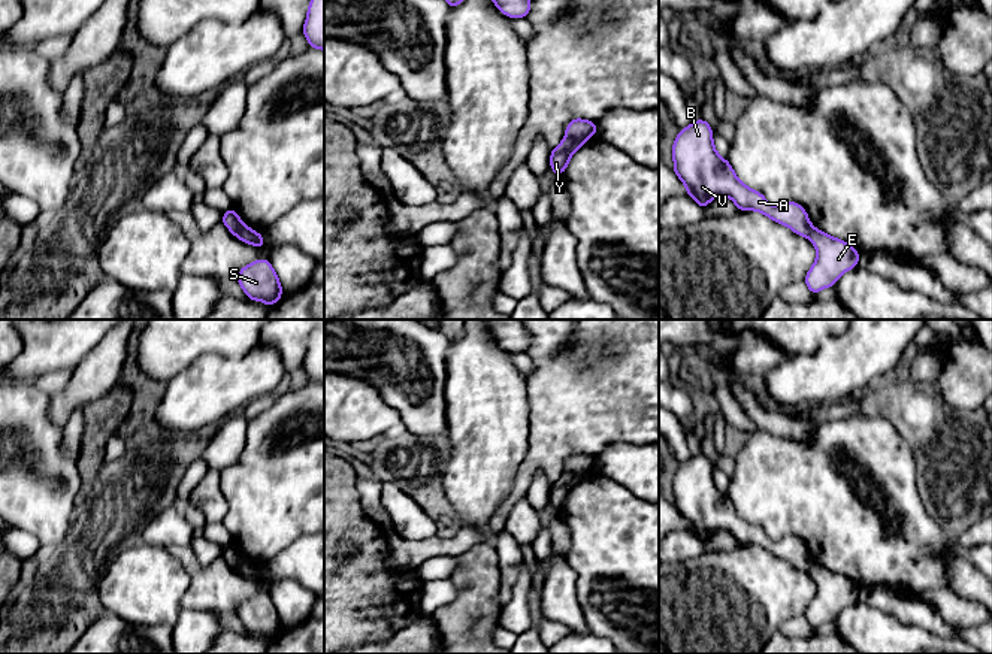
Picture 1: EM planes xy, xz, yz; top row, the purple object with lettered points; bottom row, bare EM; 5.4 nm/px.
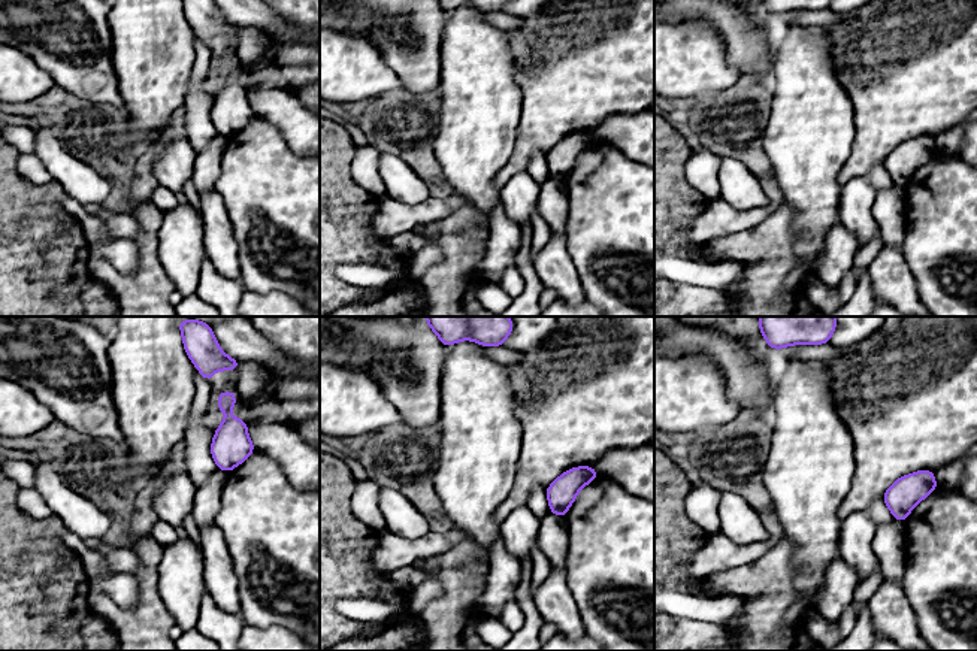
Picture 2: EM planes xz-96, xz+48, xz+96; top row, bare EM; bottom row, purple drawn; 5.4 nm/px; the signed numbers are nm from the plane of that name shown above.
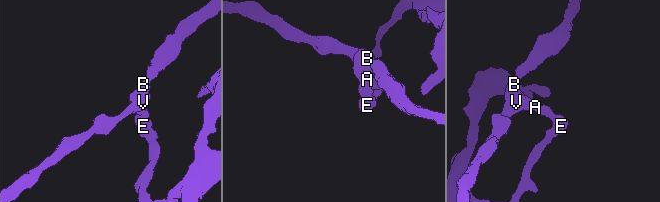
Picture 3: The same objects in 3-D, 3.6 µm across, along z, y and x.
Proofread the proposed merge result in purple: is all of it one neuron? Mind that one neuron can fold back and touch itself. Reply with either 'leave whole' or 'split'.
split

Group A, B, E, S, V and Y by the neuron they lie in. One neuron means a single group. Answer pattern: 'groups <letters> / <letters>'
groups A B V / E S Y

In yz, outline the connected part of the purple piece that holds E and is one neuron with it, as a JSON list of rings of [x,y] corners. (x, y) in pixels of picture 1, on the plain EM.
[[[813,563],[808,573],[817,584],[817,593],[804,617],[816,630],[826,621],[835,620],[838,612],[859,599],[859,587],[852,579]]]

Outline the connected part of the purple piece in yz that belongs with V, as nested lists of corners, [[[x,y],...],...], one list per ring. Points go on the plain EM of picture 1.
[[[702,452],[678,466],[674,479],[672,505],[686,520],[686,527],[702,542],[717,530],[734,535],[738,545],[759,545],[769,554],[787,560],[799,570],[811,567],[813,560],[805,544],[796,536],[778,542],[768,538],[762,527],[744,520],[728,494],[722,493],[713,478],[713,464]]]

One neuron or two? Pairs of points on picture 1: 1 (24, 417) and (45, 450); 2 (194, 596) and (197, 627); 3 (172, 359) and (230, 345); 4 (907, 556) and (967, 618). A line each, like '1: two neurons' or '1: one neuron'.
1: one neuron
2: two neurons
3: one neuron
4: two neurons

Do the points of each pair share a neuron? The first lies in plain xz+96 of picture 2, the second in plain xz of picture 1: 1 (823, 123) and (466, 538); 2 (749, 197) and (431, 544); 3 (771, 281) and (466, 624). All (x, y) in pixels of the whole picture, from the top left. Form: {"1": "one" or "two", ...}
{"1": "two", "2": "two", "3": "one"}

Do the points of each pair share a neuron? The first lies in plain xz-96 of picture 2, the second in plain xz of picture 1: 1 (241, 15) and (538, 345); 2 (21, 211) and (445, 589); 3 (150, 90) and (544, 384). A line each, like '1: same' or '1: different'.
1: same
2: different
3: different

